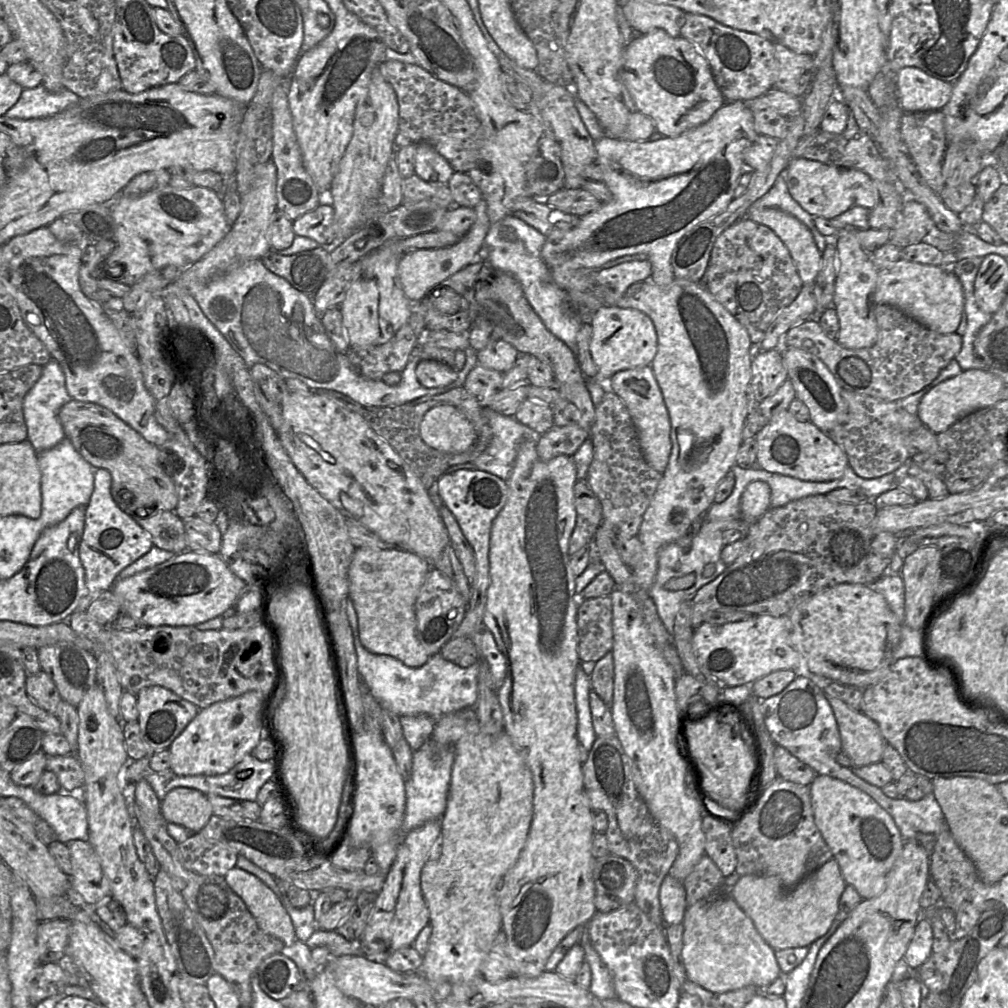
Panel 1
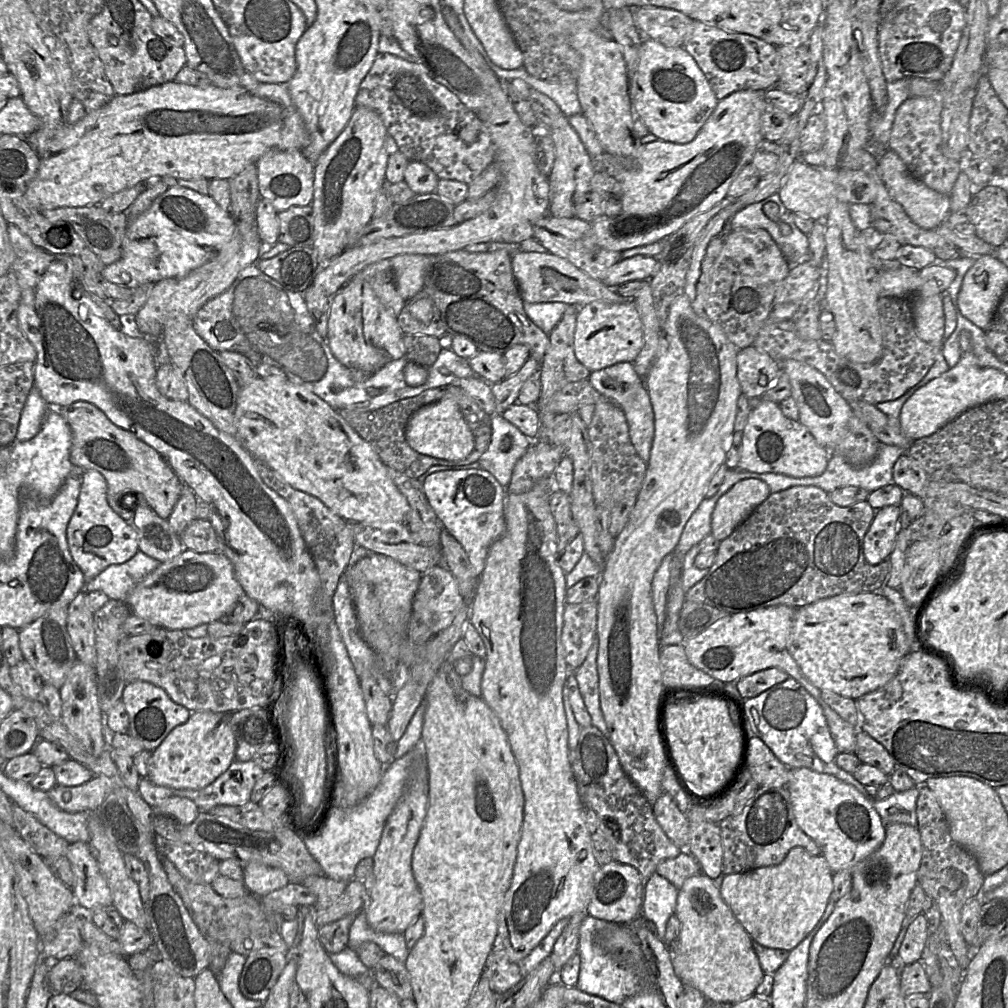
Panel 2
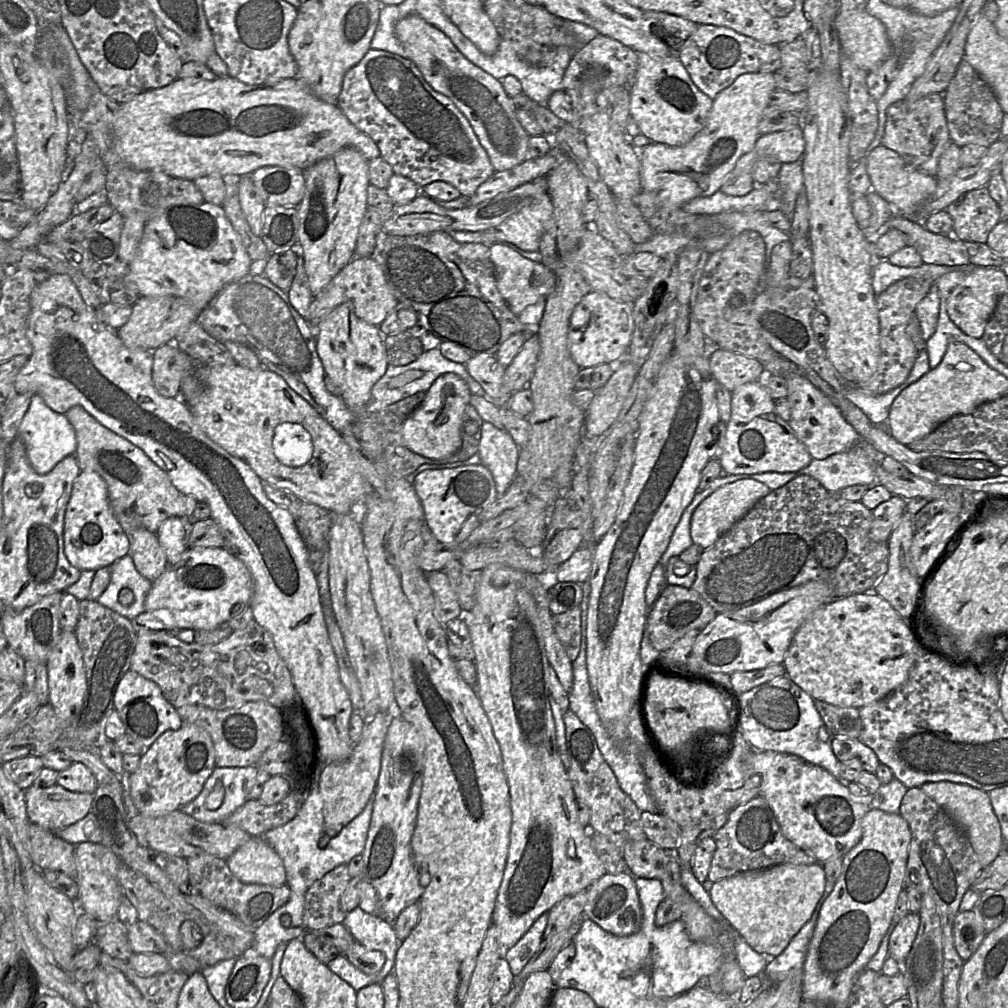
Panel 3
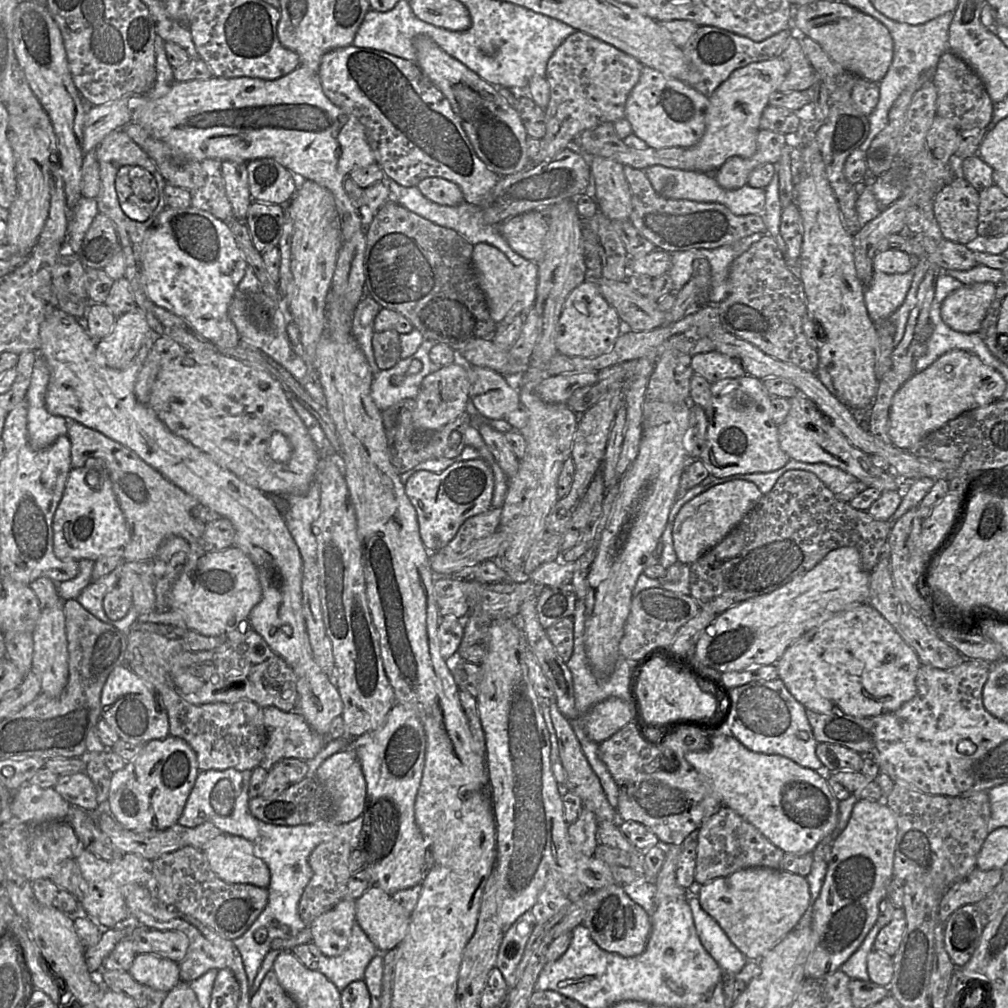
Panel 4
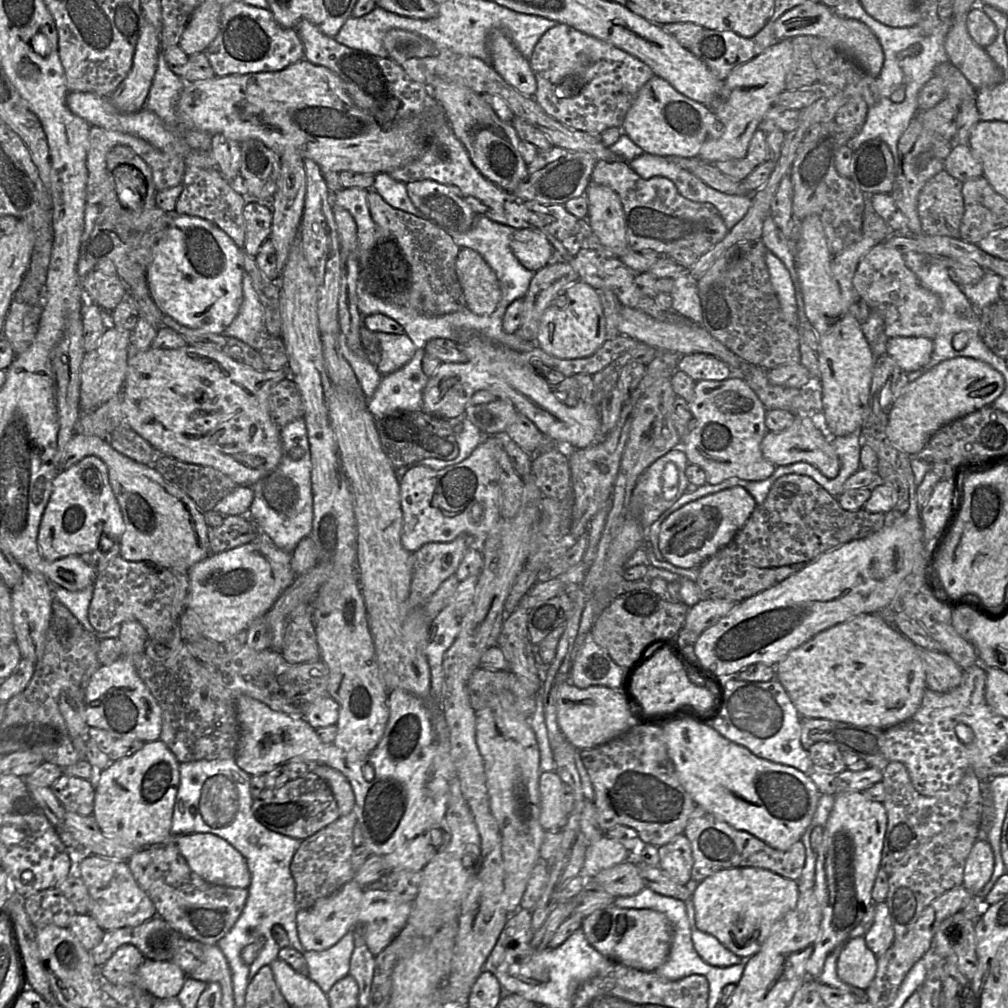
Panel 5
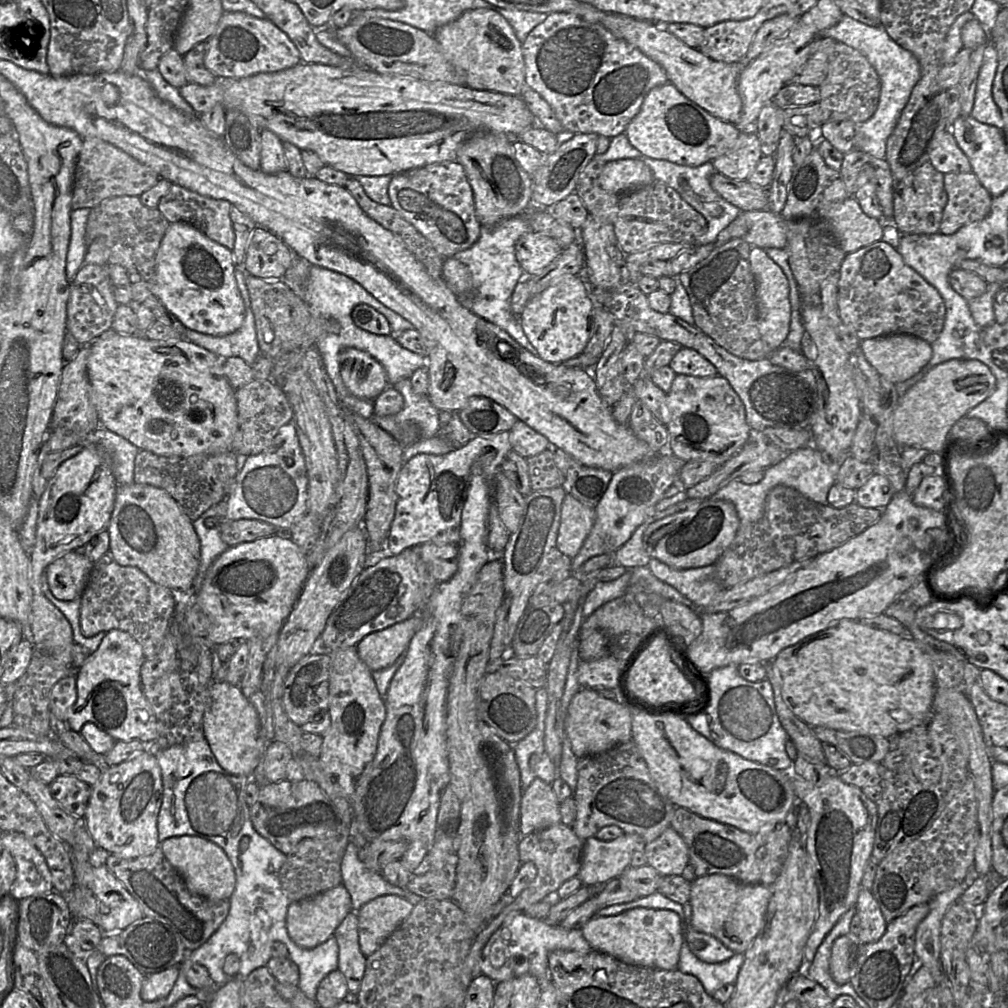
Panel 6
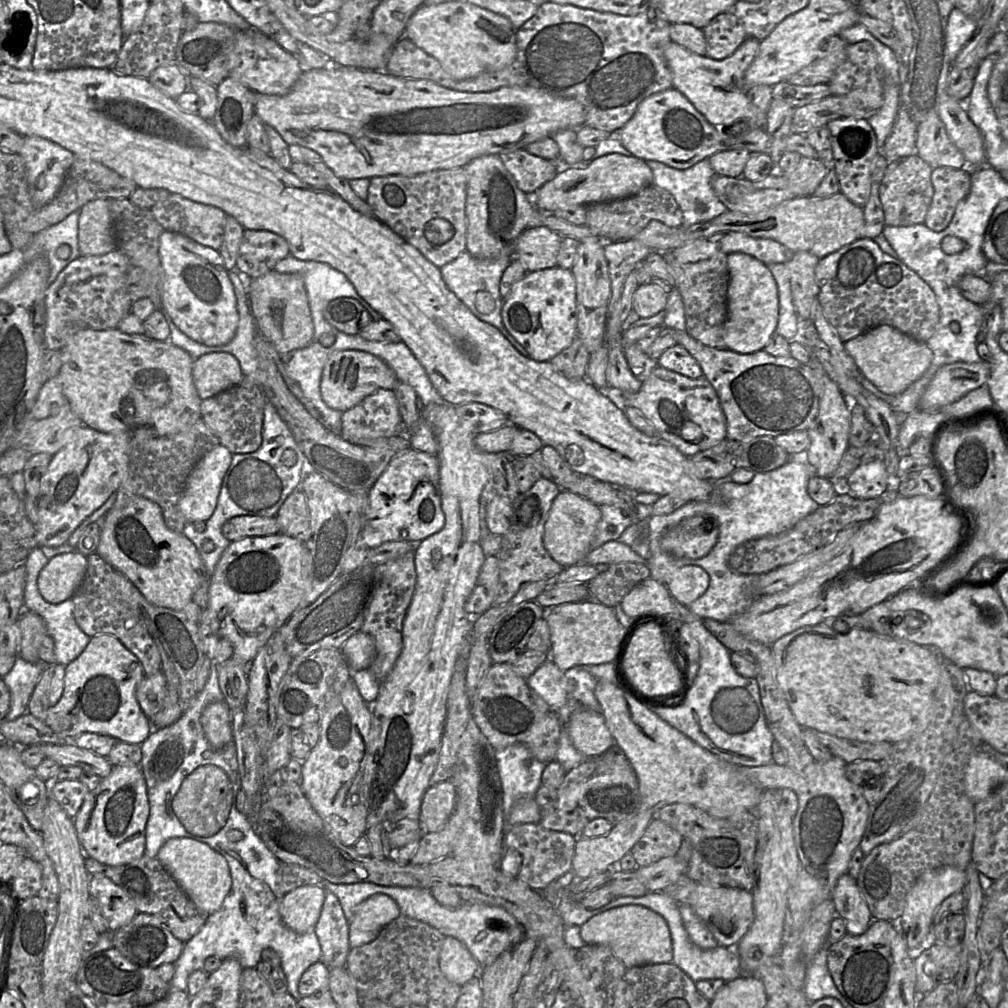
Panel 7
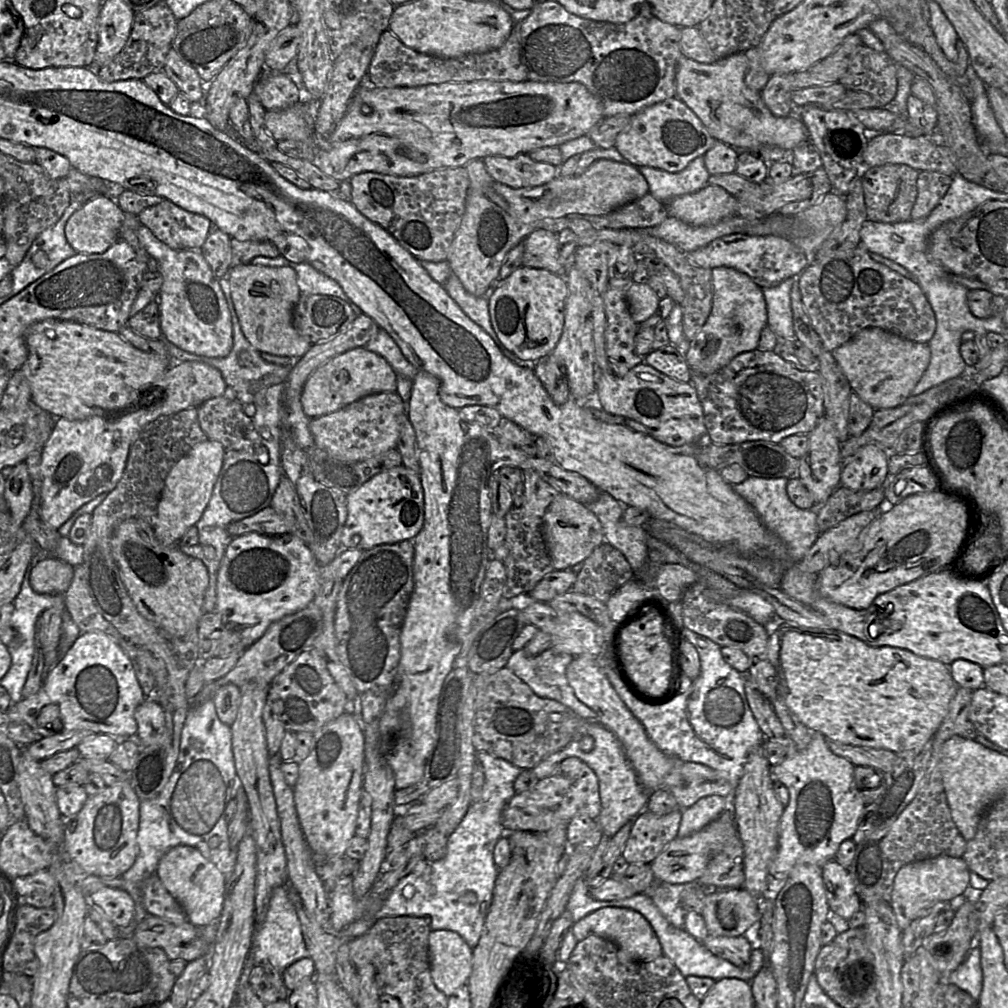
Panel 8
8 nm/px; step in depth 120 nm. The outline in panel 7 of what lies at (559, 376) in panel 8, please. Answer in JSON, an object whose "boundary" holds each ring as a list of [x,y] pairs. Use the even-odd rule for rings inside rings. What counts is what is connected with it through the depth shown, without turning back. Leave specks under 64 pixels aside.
{"boundary":[[[576,338],[570,347],[561,351],[549,362],[566,378],[580,379],[586,377],[590,356],[581,340]]]}

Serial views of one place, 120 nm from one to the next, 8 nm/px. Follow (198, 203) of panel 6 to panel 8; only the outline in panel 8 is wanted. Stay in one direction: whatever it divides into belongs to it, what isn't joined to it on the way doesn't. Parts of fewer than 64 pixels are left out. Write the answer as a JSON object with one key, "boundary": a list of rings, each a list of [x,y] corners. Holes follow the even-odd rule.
{"boundary":[[[169,200],[146,208],[137,216],[142,226],[175,250],[200,250],[214,230],[208,218],[188,212]]]}

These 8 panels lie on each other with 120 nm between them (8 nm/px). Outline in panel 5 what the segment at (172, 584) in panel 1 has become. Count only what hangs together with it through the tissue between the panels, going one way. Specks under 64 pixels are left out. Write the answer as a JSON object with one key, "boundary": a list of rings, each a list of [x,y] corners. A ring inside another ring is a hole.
{"boundary":[[[268,537],[230,550],[210,554],[187,572],[189,589],[186,609],[195,616],[203,637],[223,644],[266,615],[296,576],[291,567],[291,553],[278,548]]]}

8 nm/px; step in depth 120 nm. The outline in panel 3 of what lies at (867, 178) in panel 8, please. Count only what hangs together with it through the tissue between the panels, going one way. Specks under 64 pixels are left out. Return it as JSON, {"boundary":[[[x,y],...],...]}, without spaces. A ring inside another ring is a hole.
{"boundary":[[[988,189],[971,190],[946,208],[953,219],[953,237],[969,242],[986,243],[991,230],[1002,220],[999,204],[990,196]]]}

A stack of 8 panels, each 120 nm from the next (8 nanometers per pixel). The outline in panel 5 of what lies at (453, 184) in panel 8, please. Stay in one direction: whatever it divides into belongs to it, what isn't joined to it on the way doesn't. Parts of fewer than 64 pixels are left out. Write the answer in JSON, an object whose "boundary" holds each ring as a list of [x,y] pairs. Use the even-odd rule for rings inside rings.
{"boundary":[[[425,179],[407,183],[406,190],[421,215],[448,233],[472,227],[476,213],[457,187]]]}

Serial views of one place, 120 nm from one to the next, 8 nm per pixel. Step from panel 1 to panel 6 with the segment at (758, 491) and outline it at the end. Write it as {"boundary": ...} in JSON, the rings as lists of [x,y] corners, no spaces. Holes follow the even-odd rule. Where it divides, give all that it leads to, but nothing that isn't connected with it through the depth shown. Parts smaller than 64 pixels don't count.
{"boundary":[[[706,500],[687,510],[648,525],[643,542],[651,558],[676,568],[690,569],[715,564],[740,528],[735,505],[728,500]]]}

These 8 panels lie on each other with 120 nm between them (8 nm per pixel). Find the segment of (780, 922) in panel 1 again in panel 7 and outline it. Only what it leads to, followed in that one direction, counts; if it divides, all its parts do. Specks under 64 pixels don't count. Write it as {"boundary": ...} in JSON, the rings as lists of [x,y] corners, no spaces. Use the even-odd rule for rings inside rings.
{"boundary":[[[697,884],[696,890],[692,893],[692,909],[719,946],[723,947],[735,948],[754,921],[752,891],[740,888]]]}

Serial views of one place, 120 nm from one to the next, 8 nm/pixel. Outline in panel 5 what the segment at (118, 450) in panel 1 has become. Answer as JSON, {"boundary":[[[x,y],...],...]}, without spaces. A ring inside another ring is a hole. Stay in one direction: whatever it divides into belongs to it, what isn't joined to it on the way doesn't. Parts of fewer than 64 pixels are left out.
{"boundary":[[[75,433],[59,460],[60,471],[89,455],[99,457],[107,465],[110,483],[121,507],[125,531],[119,539],[119,556],[180,573],[188,572],[195,563],[210,555],[209,527],[194,500],[168,483],[152,466],[138,463],[115,450],[107,439]]]}

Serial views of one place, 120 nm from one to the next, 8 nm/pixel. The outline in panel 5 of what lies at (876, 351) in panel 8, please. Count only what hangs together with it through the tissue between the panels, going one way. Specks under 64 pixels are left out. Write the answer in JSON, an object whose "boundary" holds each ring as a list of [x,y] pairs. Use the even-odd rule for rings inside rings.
{"boundary":[[[891,337],[886,353],[907,373],[924,368],[931,360],[934,340],[926,337]]]}

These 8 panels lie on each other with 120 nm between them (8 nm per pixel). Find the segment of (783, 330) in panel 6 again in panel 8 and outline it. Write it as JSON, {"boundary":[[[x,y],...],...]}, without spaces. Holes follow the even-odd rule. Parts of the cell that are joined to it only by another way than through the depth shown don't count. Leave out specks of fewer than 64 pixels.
{"boundary":[[[731,267],[712,269],[713,303],[711,313],[697,336],[689,342],[685,354],[693,375],[710,375],[728,365],[737,355],[756,349],[760,335],[768,324],[767,306],[763,289],[747,274]]]}

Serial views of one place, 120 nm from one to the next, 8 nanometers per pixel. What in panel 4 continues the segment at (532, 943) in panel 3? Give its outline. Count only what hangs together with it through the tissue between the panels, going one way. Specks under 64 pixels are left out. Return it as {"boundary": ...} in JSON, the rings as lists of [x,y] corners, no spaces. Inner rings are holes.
{"boundary":[[[528,910],[504,933],[495,967],[502,973],[508,989],[516,984],[516,971],[522,960],[527,941],[536,924],[536,917]]]}

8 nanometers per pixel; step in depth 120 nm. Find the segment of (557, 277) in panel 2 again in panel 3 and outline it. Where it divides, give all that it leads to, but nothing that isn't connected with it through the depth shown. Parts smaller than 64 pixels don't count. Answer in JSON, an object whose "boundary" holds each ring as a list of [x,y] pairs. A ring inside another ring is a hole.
{"boundary":[[[493,243],[489,247],[490,258],[495,267],[497,288],[513,314],[518,316],[527,306],[545,300],[554,290],[556,276],[543,263],[529,260],[502,243]]]}

